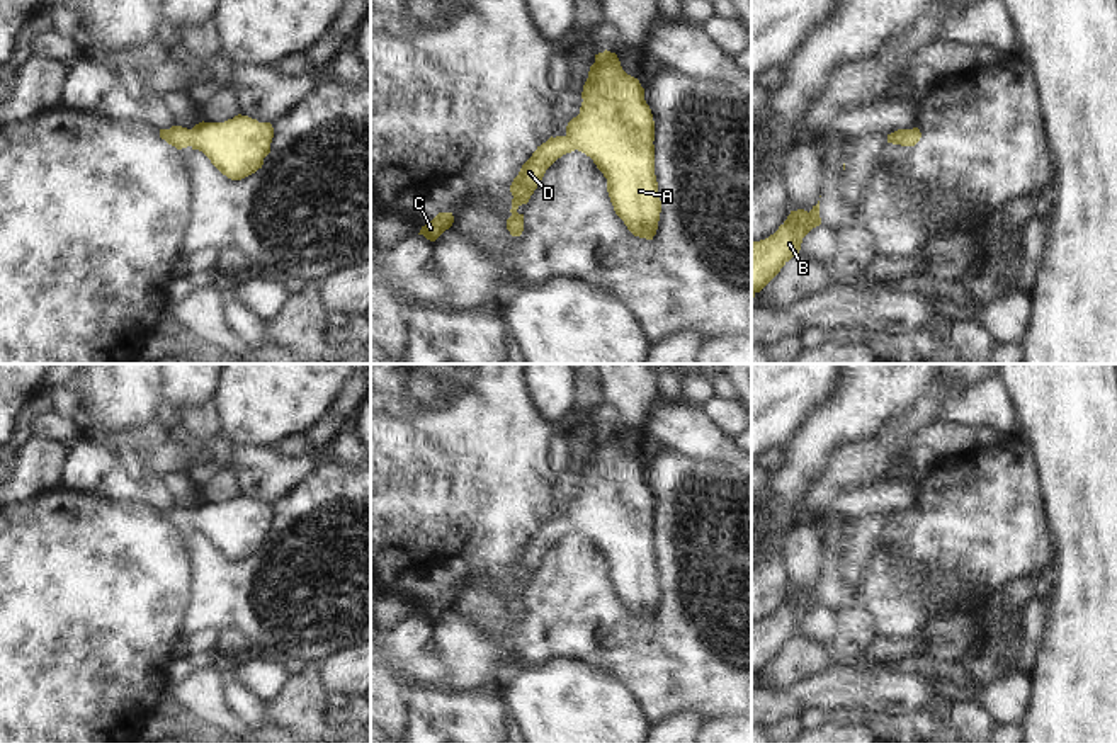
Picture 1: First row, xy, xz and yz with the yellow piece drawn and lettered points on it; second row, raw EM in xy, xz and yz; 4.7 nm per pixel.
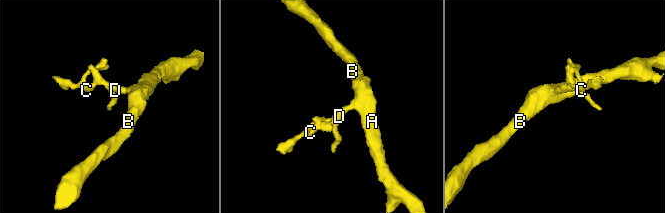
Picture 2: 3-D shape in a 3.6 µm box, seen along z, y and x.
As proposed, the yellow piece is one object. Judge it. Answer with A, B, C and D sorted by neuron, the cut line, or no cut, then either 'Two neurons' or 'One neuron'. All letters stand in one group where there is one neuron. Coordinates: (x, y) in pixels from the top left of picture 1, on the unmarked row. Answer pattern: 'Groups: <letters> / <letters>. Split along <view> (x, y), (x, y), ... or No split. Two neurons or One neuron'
Groups: A B C D. No split. One neuron.

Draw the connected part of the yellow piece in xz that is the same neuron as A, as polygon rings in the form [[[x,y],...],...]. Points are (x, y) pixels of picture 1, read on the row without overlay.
[[[605,430],[595,435],[595,444],[590,447],[581,479],[580,495],[568,503],[566,515],[551,517],[546,524],[537,527],[513,559],[510,566],[513,576],[512,597],[507,600],[507,610],[512,617],[522,615],[524,595],[519,595],[517,590],[529,583],[546,551],[558,539],[578,530],[590,537],[607,559],[610,583],[627,610],[634,617],[653,621],[658,610],[661,581],[658,578],[658,563],[655,556],[655,502],[644,481],[644,469],[638,459],[622,451],[617,435]]]

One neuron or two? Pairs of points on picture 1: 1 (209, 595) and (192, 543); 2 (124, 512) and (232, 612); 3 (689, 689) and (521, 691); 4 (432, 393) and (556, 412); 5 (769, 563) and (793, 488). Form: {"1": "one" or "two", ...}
{"1": "one", "2": "two", "3": "two", "4": "two", "5": "two"}

